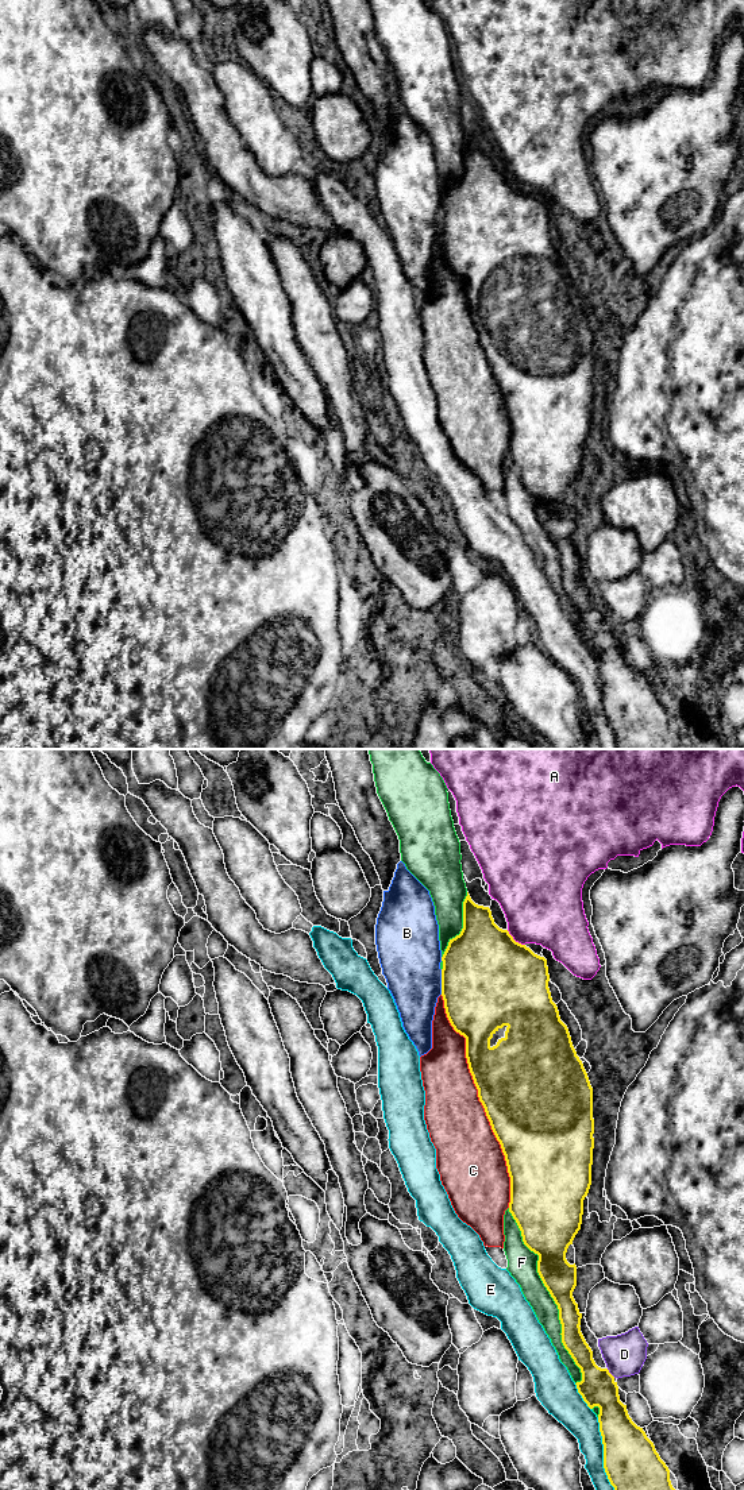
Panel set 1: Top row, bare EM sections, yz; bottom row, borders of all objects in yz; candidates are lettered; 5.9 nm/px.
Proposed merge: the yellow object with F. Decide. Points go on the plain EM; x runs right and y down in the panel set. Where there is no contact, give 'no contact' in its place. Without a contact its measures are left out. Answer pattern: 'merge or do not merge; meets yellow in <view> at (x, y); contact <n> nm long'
merge; meets yellow in yz at (550, 537); contact 1100 nm long

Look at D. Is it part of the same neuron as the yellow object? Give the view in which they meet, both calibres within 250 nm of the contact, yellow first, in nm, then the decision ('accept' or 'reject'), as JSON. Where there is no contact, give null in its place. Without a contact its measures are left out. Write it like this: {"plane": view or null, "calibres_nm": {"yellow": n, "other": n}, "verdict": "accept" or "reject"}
{"plane": "yz", "calibres_nm": {"yellow": 220, "other": 240}, "verdict": "reject"}

